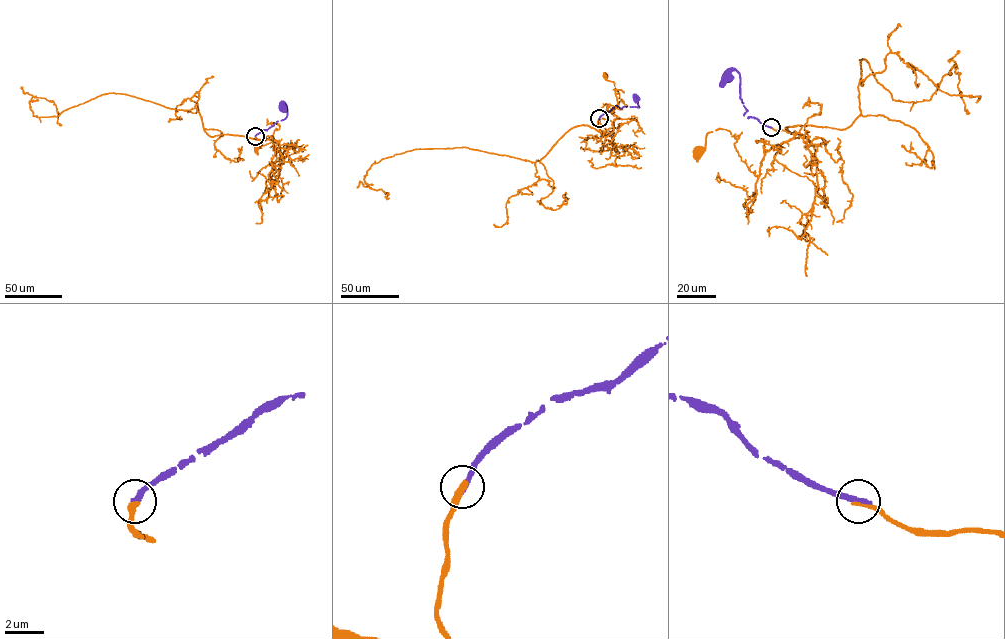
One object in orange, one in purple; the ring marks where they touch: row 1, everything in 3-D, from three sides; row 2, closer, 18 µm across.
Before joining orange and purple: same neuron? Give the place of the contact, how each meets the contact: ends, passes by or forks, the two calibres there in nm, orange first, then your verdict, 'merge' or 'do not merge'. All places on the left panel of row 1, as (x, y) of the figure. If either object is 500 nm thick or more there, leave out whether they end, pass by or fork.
place (255, 136); orange ends; purple ends; calibres 280 and 320 nm; do not merge

